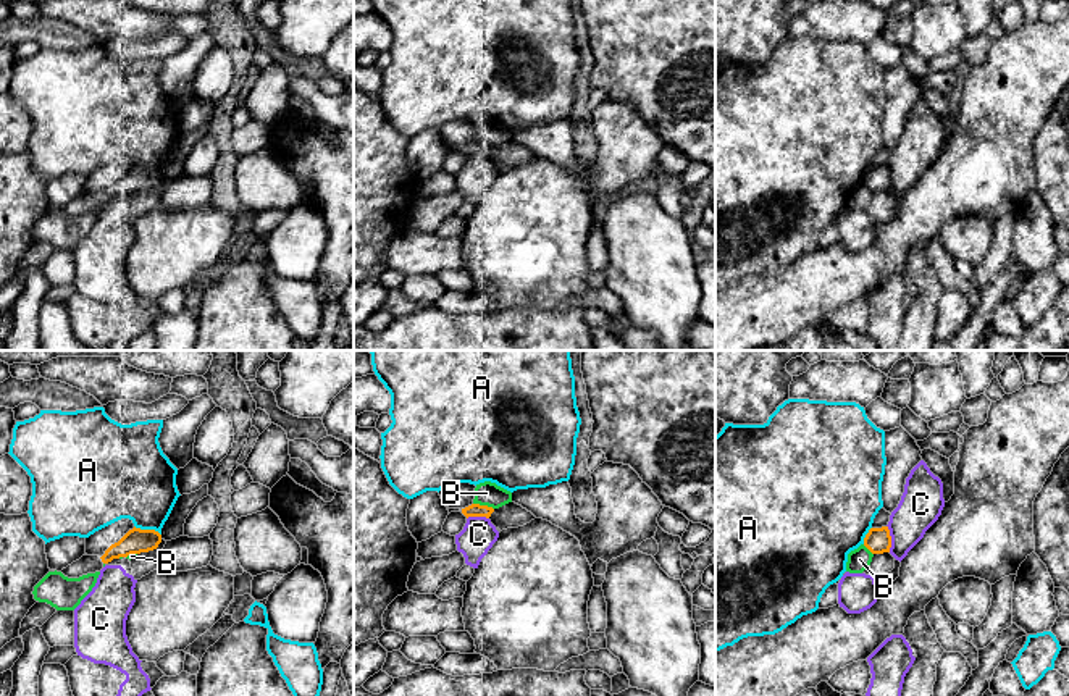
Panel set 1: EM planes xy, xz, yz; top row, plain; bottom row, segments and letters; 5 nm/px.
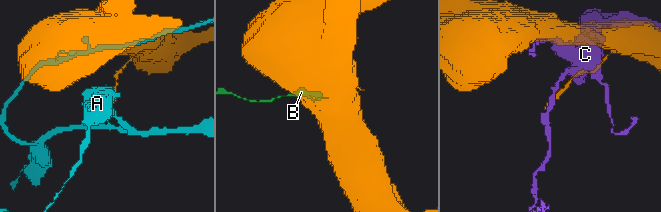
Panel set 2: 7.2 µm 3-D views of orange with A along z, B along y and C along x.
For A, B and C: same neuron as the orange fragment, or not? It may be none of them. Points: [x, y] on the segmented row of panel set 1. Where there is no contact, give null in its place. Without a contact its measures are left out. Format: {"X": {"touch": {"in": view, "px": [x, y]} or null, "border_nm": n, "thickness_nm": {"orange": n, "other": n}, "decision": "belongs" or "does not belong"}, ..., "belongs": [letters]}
{"A": {"touch": {"in": "xy", "px": [147, 530]}, "border_nm": 140, "thickness_nm": {"orange": 120, "other": 380}, "decision": "does not belong"}, "B": {"touch": {"in": "xz", "px": [483, 506]}, "border_nm": 110, "thickness_nm": {"orange": 60, "other": 120}, "decision": "does not belong"}, "C": {"touch": {"in": "yz", "px": [890, 538]}, "border_nm": 140, "thickness_nm": {"orange": 120, "other": 220}, "decision": "does not belong"}, "belongs": []}

